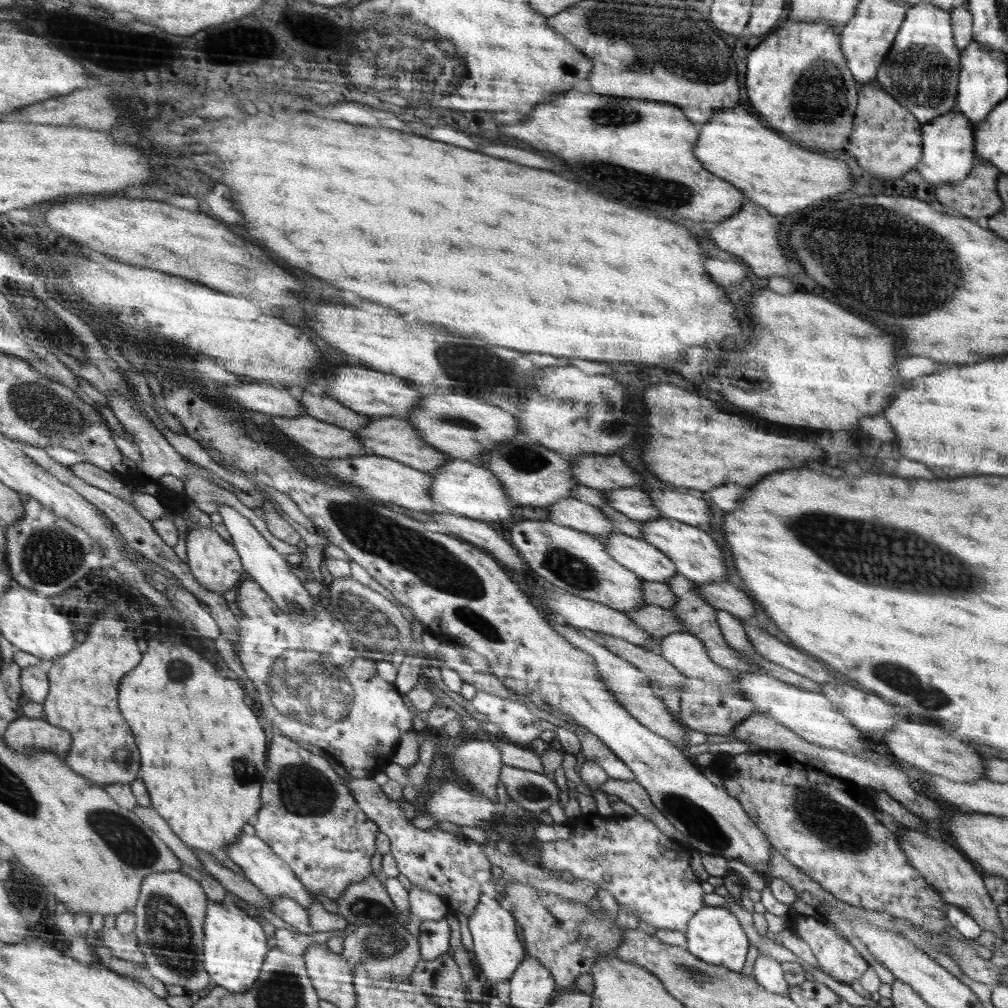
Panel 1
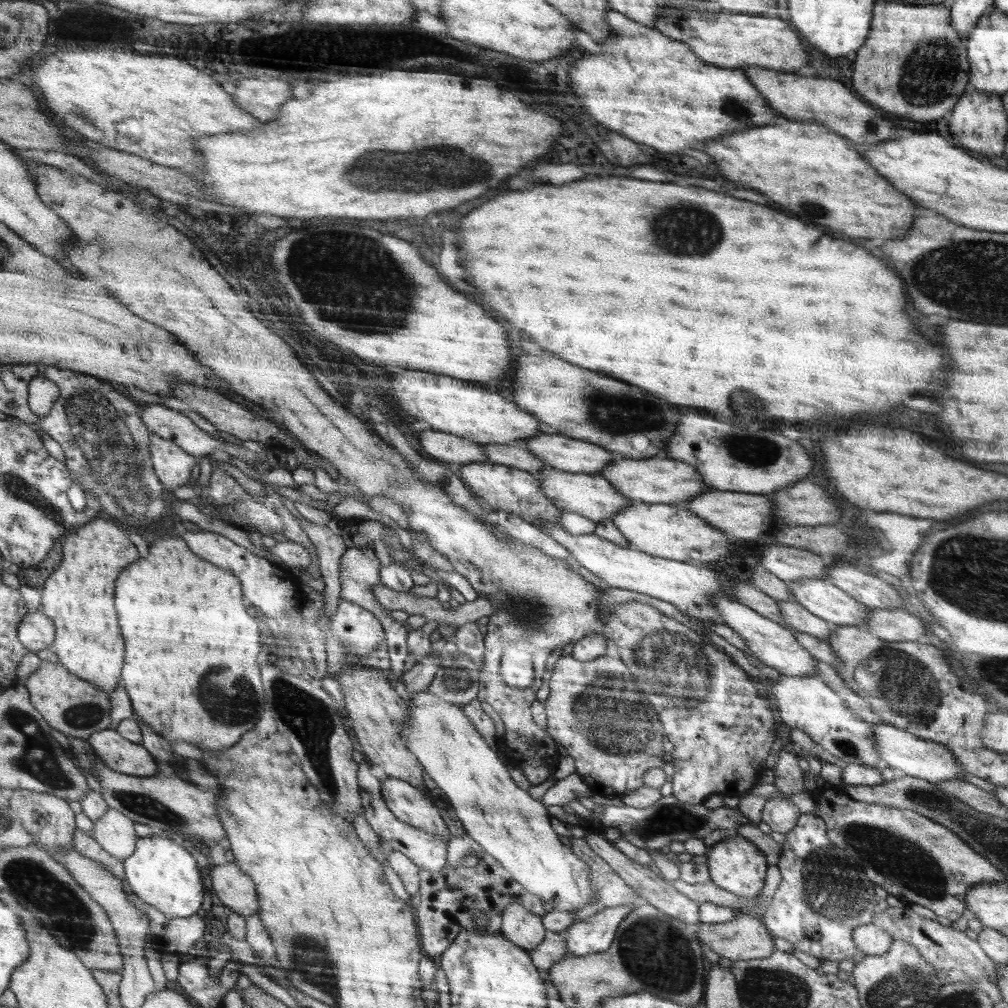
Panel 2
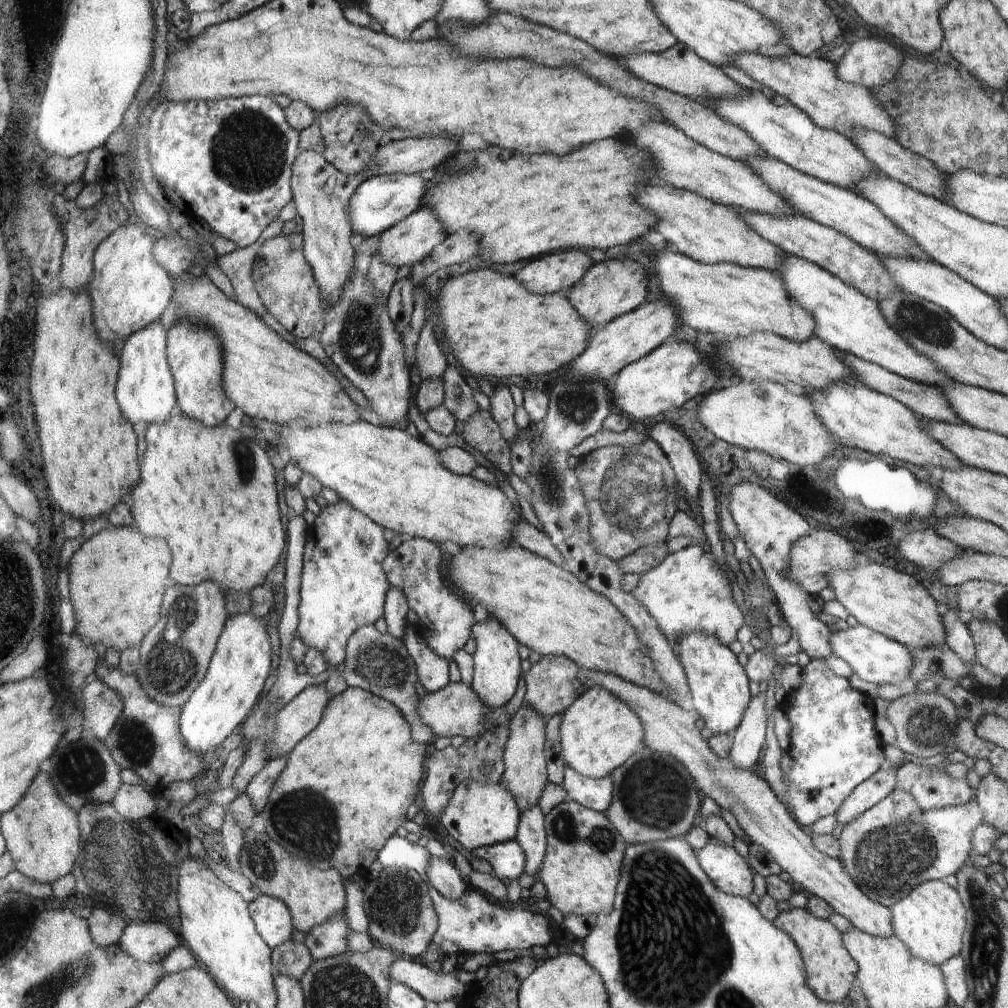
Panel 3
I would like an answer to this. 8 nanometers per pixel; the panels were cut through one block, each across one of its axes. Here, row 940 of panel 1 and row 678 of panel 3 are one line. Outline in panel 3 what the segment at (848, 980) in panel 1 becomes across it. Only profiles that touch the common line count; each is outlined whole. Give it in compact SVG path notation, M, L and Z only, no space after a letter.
M810 659L808 664L803 668L803 674L804 682L800 688L786 695L786 698L784 698L778 706L786 713L786 716L788 716L792 723L790 754L794 764L792 764L792 771L789 776L783 777L785 780L785 789L787 790L787 799L789 800L789 806L786 808L790 808L790 812L793 813L792 815L797 819L798 824L809 831L816 820L836 812L844 800L846 800L861 783L864 783L866 779L869 779L870 776L879 771L878 768L880 768L880 764L882 764L882 760L884 760L884 754L882 754L880 738L878 738L878 732L876 732L876 726L874 726L874 710L872 710L872 704L870 704L870 700L866 698L866 695L858 692L858 690L854 690L846 677L841 677L833 673L824 659Z

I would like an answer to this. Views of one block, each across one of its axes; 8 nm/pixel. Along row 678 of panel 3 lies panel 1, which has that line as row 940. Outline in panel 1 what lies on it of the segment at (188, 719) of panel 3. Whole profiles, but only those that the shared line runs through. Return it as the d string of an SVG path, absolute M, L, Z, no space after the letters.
M212 903L206 921L205 967L212 975L215 985L244 993L256 984L268 954L268 944L260 924L235 903L226 905Z

